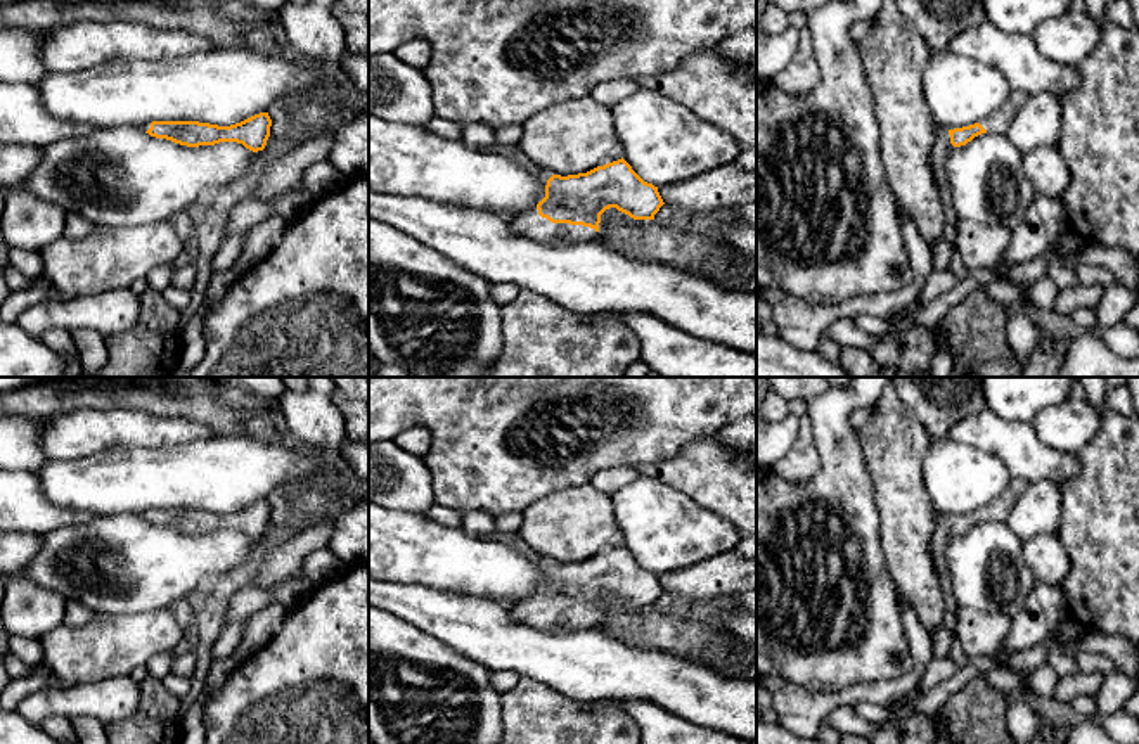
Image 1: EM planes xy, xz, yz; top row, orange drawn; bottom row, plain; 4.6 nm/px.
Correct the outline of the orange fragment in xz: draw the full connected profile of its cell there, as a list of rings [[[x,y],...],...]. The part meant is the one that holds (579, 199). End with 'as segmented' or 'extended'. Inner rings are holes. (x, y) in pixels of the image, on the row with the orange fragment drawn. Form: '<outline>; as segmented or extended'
[[[621,157],[578,175],[552,175],[545,185],[545,197],[530,211],[509,221],[511,232],[544,244],[575,244],[594,241],[599,232],[601,215],[616,208],[634,220],[654,220],[663,206],[658,187],[644,182]]]; extended

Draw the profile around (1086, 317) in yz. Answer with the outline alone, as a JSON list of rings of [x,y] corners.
[[[1078,308],[1070,317],[1084,330],[1094,330],[1094,332],[1097,332],[1097,317],[1096,317],[1094,310],[1091,310],[1091,308]]]

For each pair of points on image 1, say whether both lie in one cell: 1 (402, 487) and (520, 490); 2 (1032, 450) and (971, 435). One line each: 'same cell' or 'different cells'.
1: different cells
2: same cell

